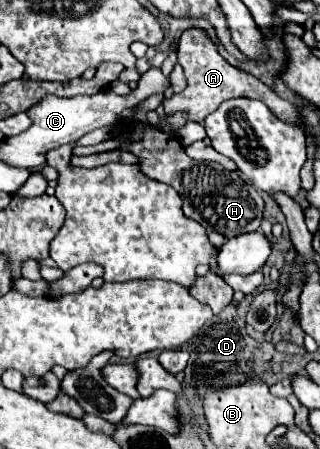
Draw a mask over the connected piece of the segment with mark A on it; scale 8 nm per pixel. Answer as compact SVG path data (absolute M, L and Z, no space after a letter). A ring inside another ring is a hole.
M189 28L181 34L181 40L179 40L179 48L177 48L177 58L179 58L179 64L183 66L185 70L185 78L187 78L187 88L179 94L173 94L169 100L165 100L165 112L167 114L173 114L173 112L179 112L179 110L187 110L189 112L189 120L193 122L203 122L203 118L207 114L211 114L213 110L219 108L221 102L229 100L229 98L237 98L237 96L243 96L243 98L255 98L255 100L261 100L263 104L267 104L275 114L279 114L279 118L287 120L287 122L295 122L297 116L297 110L293 108L293 104L289 104L287 100L279 98L267 84L263 84L259 78L231 66L219 52L217 52L217 46L215 42L207 36L205 30L201 28Z

